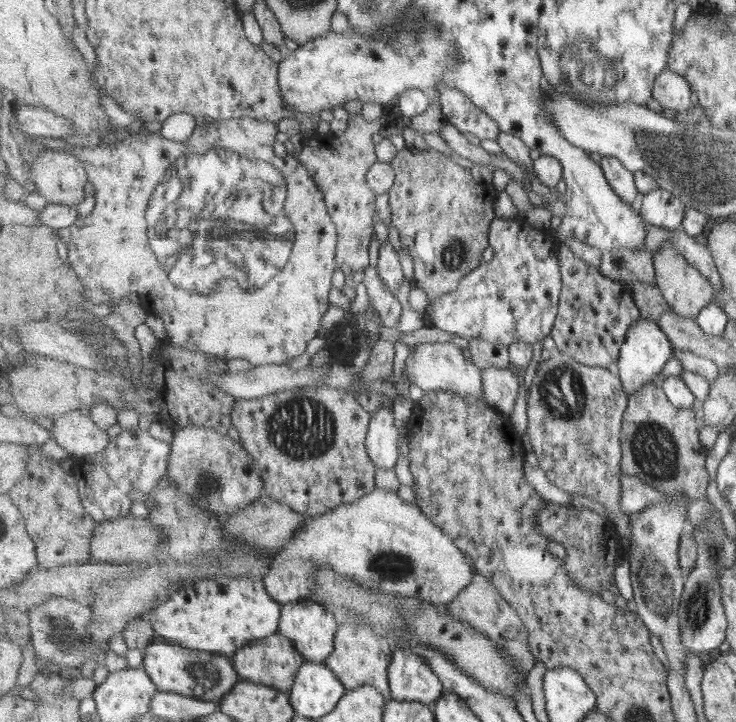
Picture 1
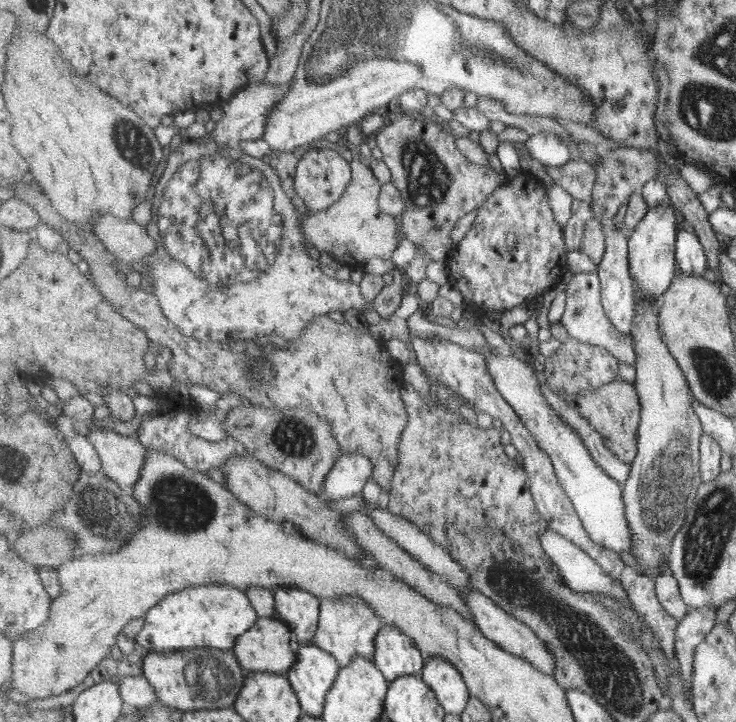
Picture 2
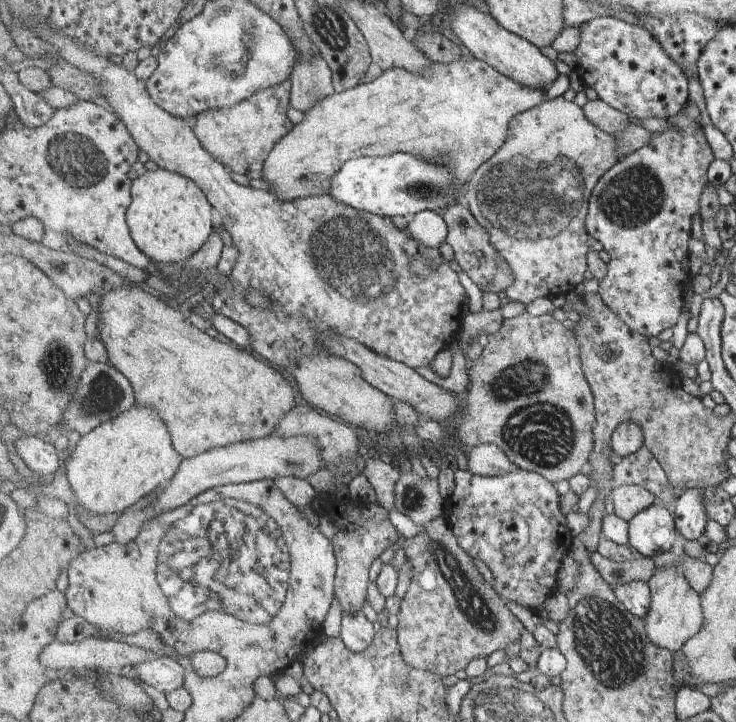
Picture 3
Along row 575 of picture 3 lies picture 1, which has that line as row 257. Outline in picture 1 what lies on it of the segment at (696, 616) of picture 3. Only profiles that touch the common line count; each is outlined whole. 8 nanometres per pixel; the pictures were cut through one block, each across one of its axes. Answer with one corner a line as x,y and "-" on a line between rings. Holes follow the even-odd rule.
665,246
653,251
656,282
672,310
682,318
696,319
707,306
714,303
716,289
700,269
695,268
677,248

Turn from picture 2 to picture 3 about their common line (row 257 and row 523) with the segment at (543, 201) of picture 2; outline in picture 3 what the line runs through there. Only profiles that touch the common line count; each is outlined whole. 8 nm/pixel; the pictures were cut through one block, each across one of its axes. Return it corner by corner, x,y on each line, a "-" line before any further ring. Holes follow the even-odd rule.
516,468
505,476
494,476
494,477
482,477
474,475
471,471
457,470
455,472
456,486
451,497
453,503
451,513
446,513
445,517
448,520
448,525
452,527
453,532
456,534
457,540
460,542
461,548
465,550
469,556
475,558
475,560
482,560
484,564
489,568
493,576
493,588
502,596
503,599
521,604
525,608
537,611
538,606
545,605
548,598
556,590
558,581
560,580
560,570
563,564
563,558
571,550
572,543
575,540
571,537
569,529
565,525
567,518
561,512
561,496
555,489
552,482
549,482
548,478
545,478
542,474
531,472
525,469

